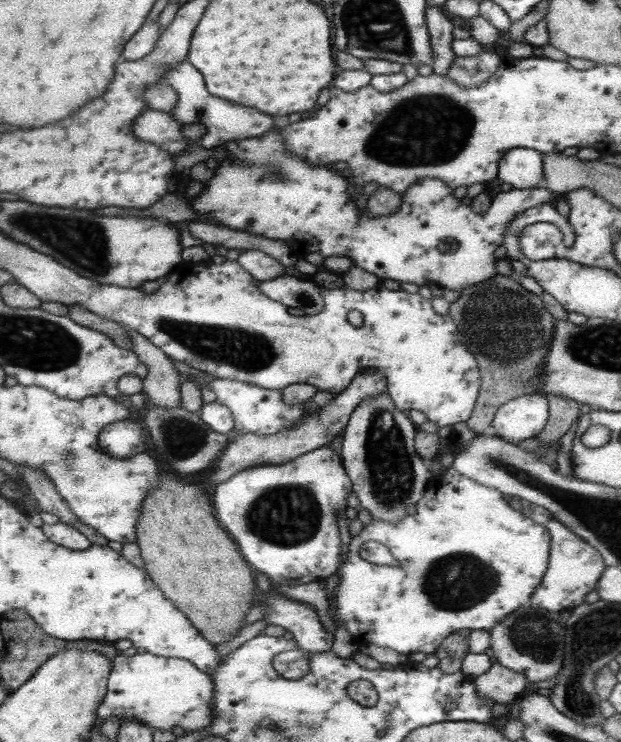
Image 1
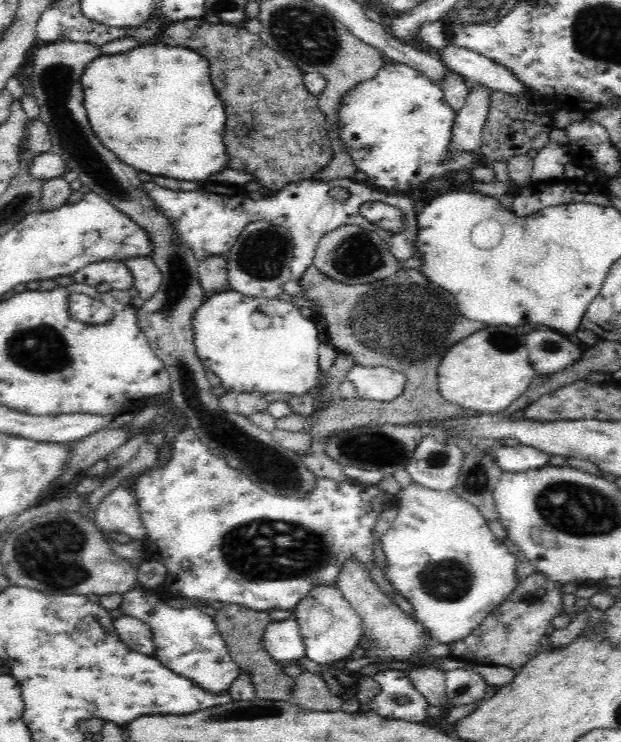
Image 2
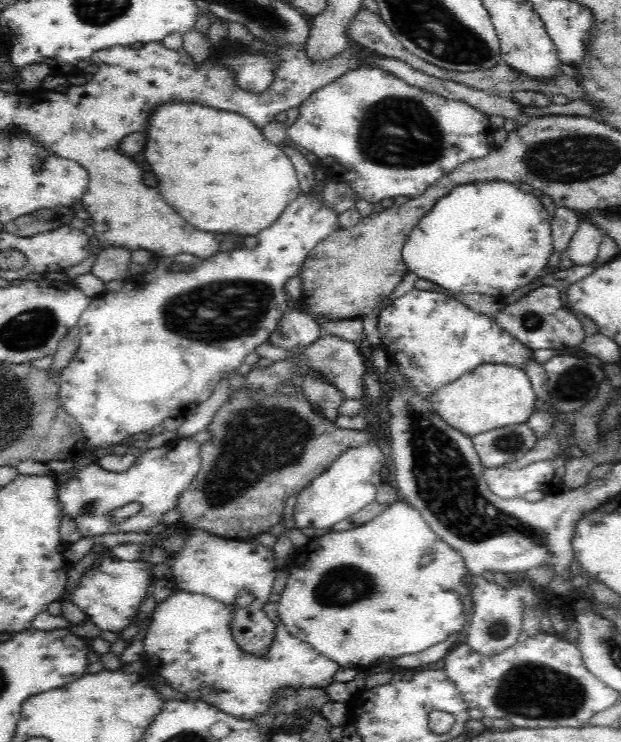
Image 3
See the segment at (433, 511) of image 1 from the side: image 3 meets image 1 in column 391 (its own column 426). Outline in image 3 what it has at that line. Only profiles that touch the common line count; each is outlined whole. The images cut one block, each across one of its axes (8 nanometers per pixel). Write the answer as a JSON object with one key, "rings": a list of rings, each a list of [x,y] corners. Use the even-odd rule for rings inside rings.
{"rings":[[[394,502],[386,512],[382,512],[380,516],[376,516],[372,522],[366,522],[362,526],[349,528],[342,532],[332,532],[332,534],[316,534],[314,532],[311,536],[318,536],[318,538],[309,539],[306,545],[299,548],[294,559],[287,566],[289,570],[288,579],[280,594],[280,600],[276,602],[277,611],[290,633],[302,642],[310,645],[318,654],[336,661],[340,668],[354,668],[358,670],[362,669],[358,668],[358,662],[370,664],[372,660],[378,660],[378,658],[383,656],[396,658],[403,654],[417,653],[426,650],[426,648],[433,644],[446,640],[448,636],[456,634],[456,632],[459,633],[462,630],[465,622],[465,614],[462,610],[463,604],[460,600],[463,594],[461,581],[467,572],[463,558],[422,520],[420,512],[416,508],[412,508],[410,504],[406,504],[406,502]],[[426,548],[428,550],[438,548],[440,552],[434,554],[436,562],[432,562],[428,566],[422,566],[420,564],[420,554]]]}

